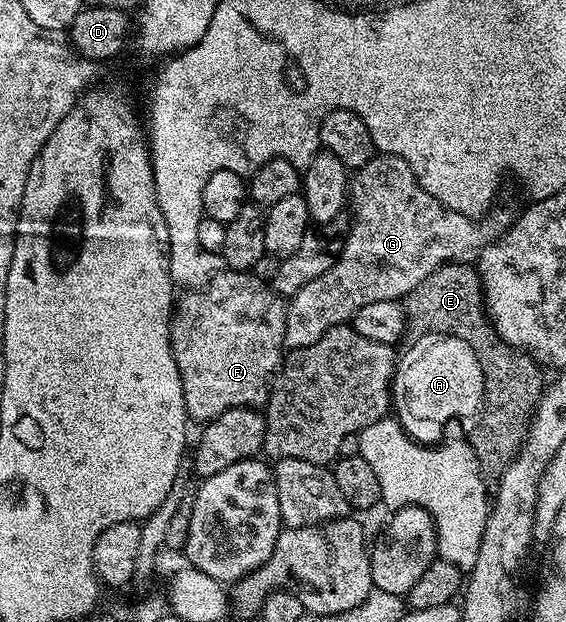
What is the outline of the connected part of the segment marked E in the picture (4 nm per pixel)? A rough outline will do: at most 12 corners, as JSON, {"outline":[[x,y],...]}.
{"outline":[[449,262],[406,297],[412,338],[464,332],[488,372],[473,450],[498,478],[520,455],[546,379],[497,334],[480,274]]}

